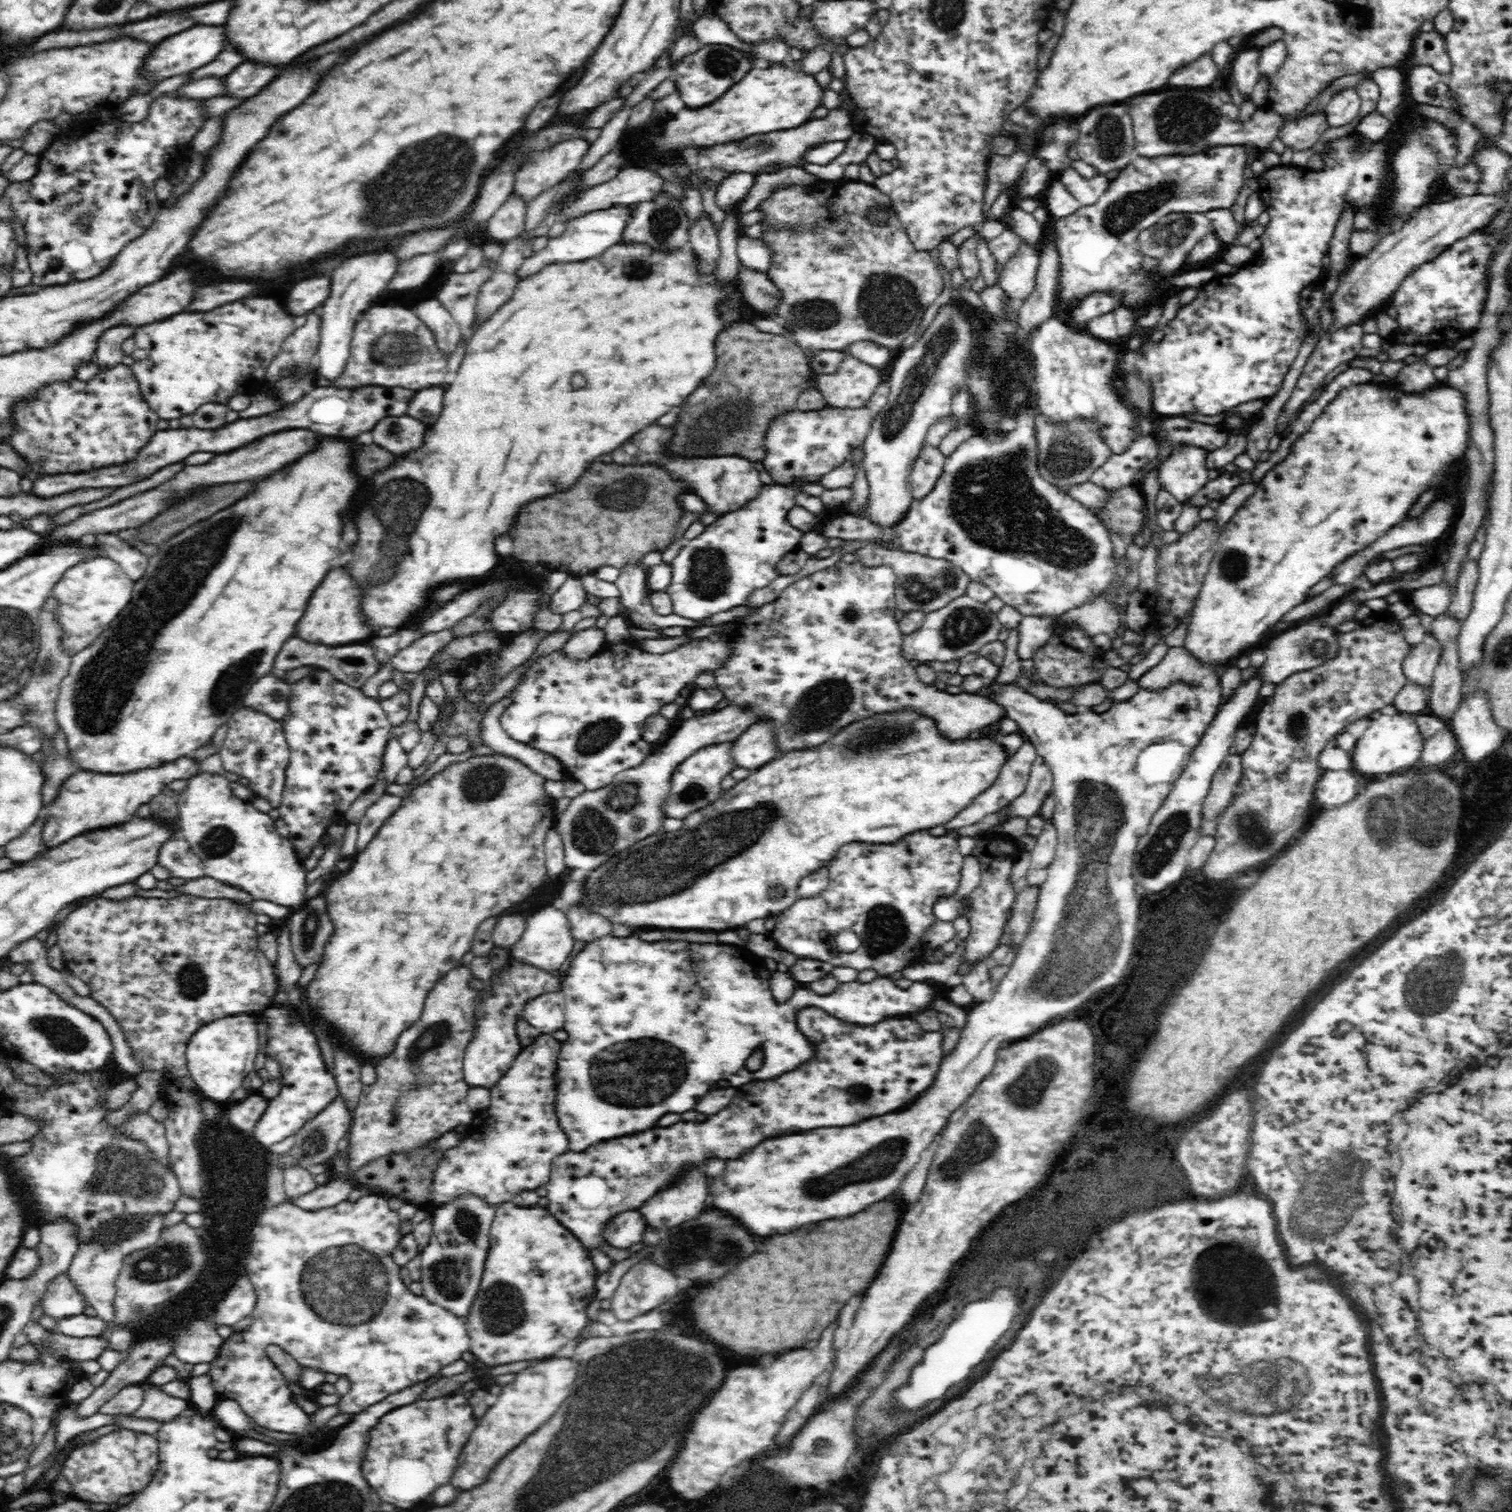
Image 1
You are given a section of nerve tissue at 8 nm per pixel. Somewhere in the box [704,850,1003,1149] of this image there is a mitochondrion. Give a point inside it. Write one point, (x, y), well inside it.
(884, 928)

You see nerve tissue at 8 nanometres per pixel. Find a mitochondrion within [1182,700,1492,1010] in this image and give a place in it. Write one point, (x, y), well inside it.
(1419, 808)

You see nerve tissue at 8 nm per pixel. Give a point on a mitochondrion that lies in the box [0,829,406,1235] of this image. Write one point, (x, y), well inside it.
(120, 1170)

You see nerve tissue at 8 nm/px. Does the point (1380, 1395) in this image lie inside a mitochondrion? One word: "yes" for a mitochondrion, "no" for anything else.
no

